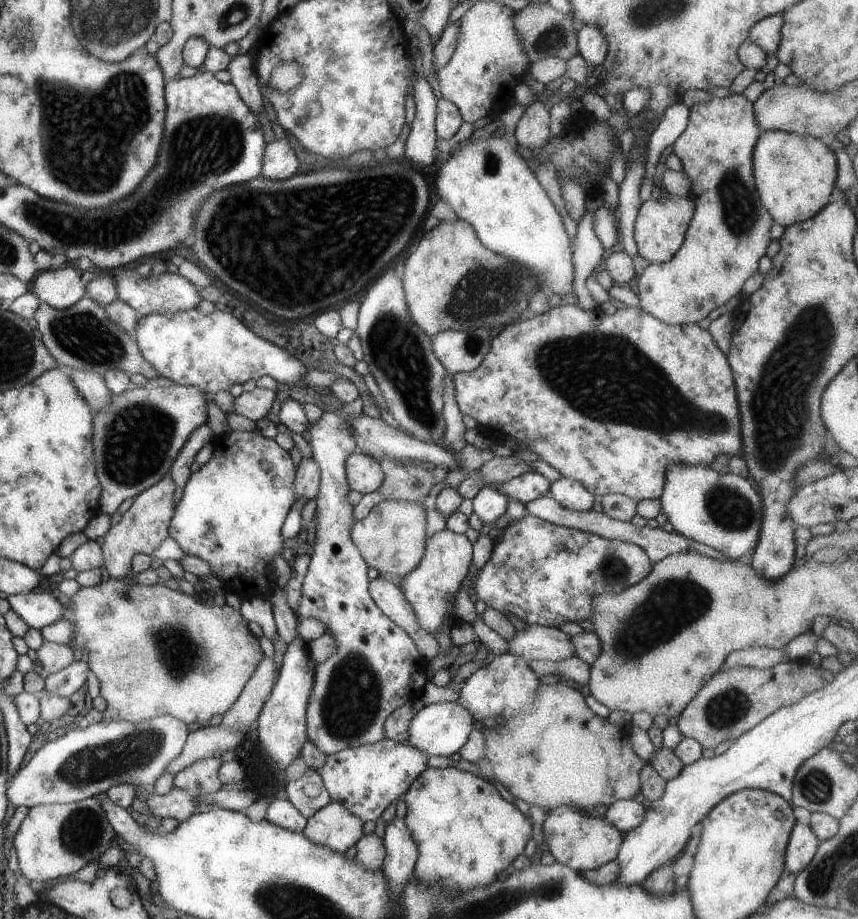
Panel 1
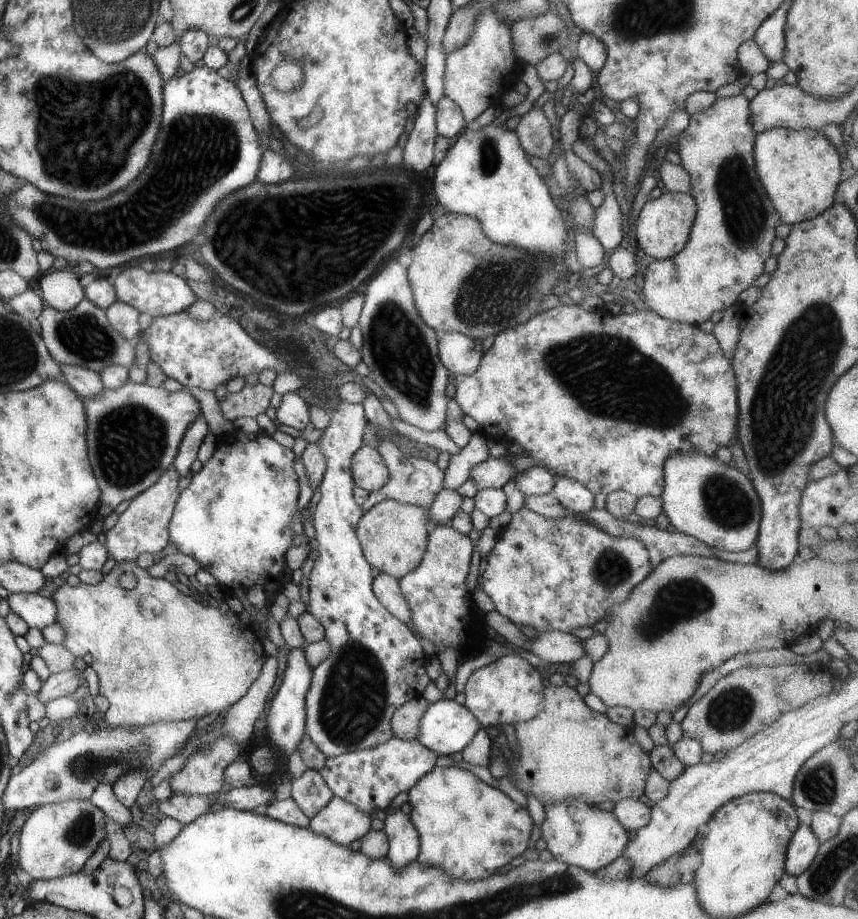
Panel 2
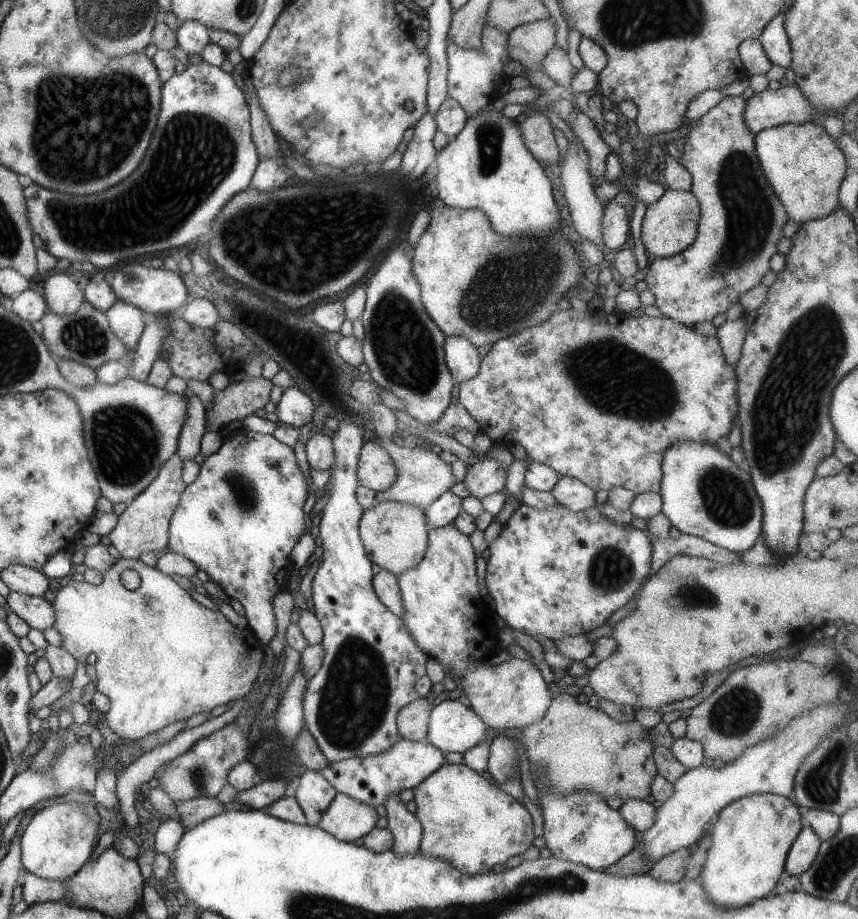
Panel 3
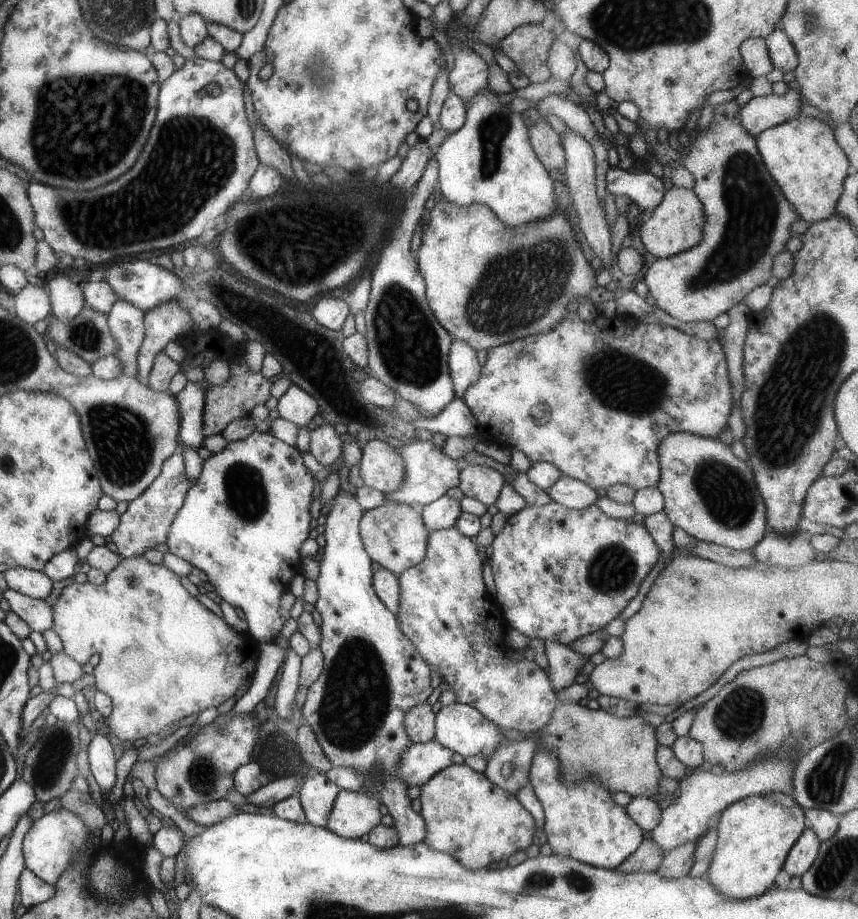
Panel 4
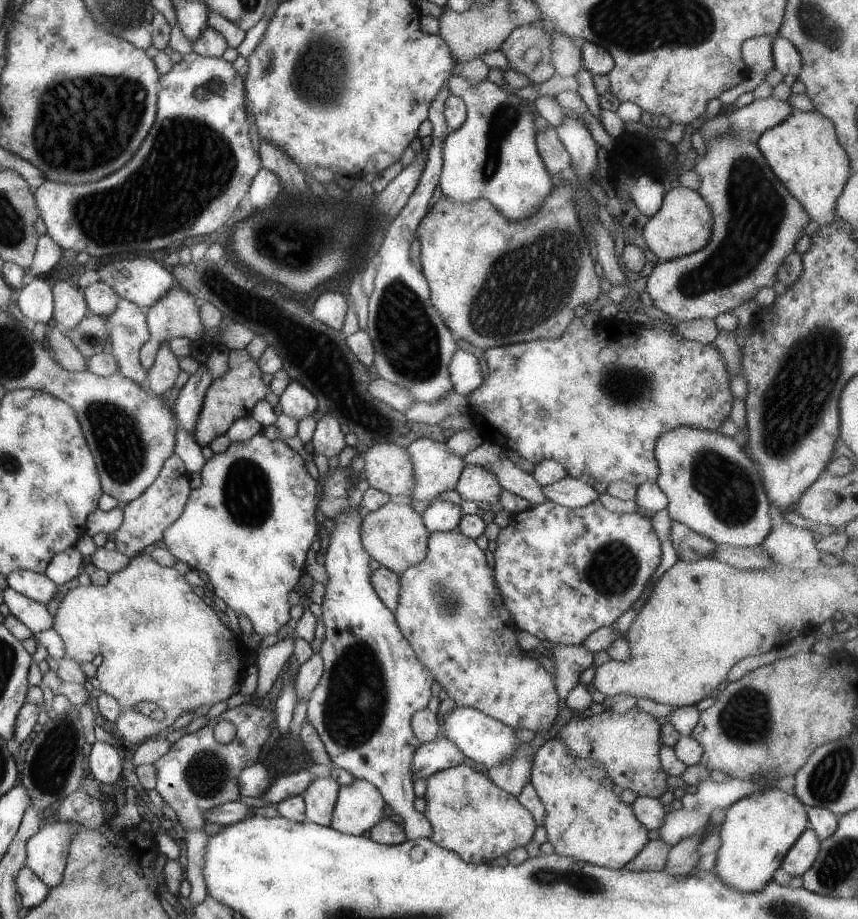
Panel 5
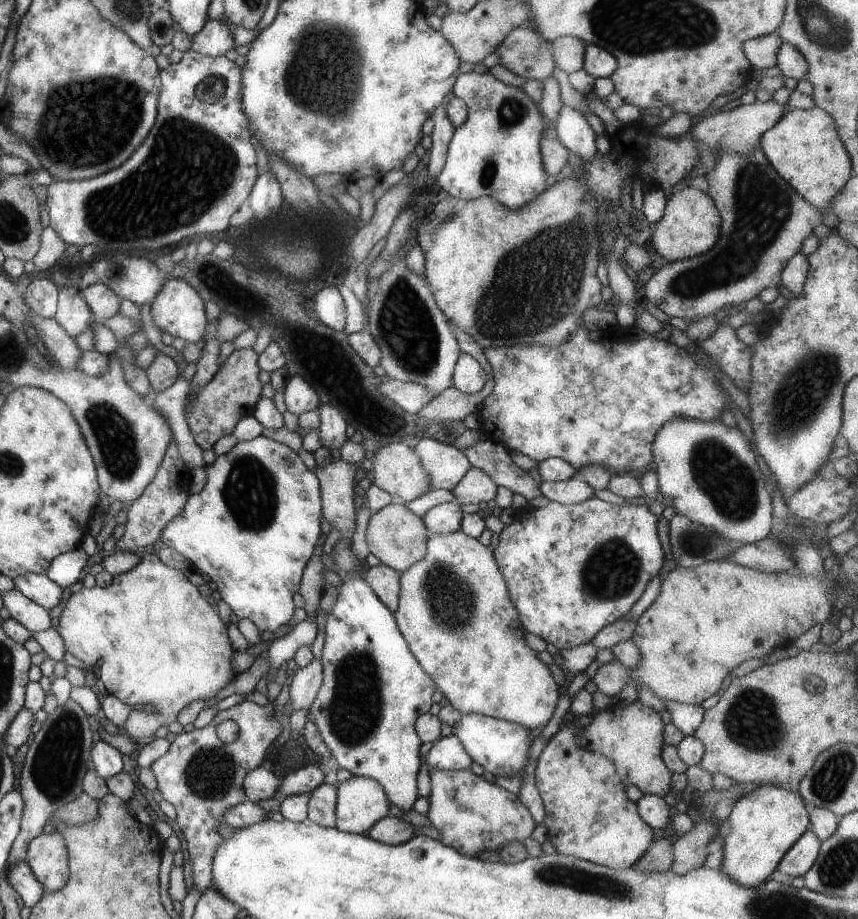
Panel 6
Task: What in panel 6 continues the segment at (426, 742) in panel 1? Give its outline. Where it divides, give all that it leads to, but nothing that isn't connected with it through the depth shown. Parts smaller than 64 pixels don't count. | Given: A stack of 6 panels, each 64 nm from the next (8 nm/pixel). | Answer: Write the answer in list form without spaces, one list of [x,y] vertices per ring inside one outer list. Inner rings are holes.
[[[463,714],[452,726],[452,731],[463,744],[467,755],[477,762],[483,770],[496,776],[511,776],[515,772],[523,772],[528,761],[528,749],[533,739],[529,730],[507,720],[496,719],[480,714]]]

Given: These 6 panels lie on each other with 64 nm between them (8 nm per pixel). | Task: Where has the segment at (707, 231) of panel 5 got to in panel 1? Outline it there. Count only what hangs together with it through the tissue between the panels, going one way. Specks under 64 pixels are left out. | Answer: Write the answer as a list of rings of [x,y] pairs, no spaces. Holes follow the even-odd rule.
[[[661,195],[655,200],[648,199],[642,202],[634,220],[633,240],[637,254],[651,263],[663,263],[679,250],[685,236],[688,224],[693,216],[694,204],[689,197]]]

